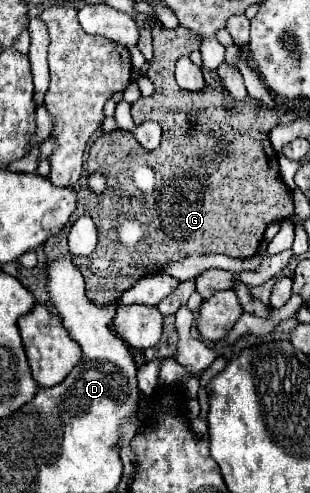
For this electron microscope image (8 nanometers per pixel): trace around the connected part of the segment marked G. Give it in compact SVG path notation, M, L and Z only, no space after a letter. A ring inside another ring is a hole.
M154 28L154 58L146 76L154 82L154 94L150 98L140 98L132 104L134 124L146 120L160 120L162 142L156 150L146 152L134 138L126 132L108 132L96 138L88 156L88 172L100 172L110 184L100 194L90 194L90 190L78 190L78 206L70 216L70 222L44 244L48 260L68 254L68 230L72 222L80 216L90 216L98 228L98 246L90 256L74 256L74 264L80 268L86 280L86 296L90 302L104 306L120 300L120 294L132 288L142 276L158 272L170 260L180 260L192 254L220 252L232 258L252 258L256 256L264 230L270 222L288 220L294 214L294 204L288 186L280 178L278 154L270 144L270 130L278 126L286 114L286 106L276 98L274 106L268 108L252 96L236 102L232 94L220 86L204 86L198 92L182 90L175 80L175 64L185 51L192 53L200 48L199 36L186 28ZM136 182L144 182L144 188L136 188Z

